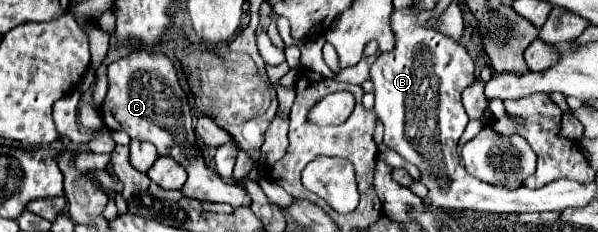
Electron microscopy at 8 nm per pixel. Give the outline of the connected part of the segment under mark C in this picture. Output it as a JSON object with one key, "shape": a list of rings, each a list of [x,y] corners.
{"shape":[[[144,49],[108,65],[108,93],[102,103],[102,119],[114,129],[126,131],[132,139],[154,143],[158,155],[176,159],[176,163],[180,163],[188,173],[188,181],[182,187],[186,197],[230,203],[232,207],[250,203],[250,197],[242,187],[236,183],[224,183],[216,171],[206,167],[192,129],[188,99],[180,89],[174,63],[164,53]]]}

